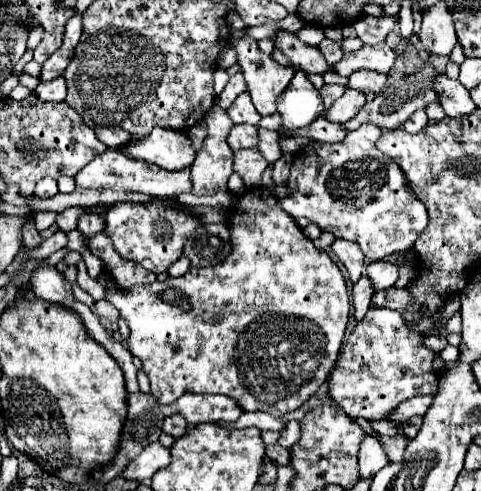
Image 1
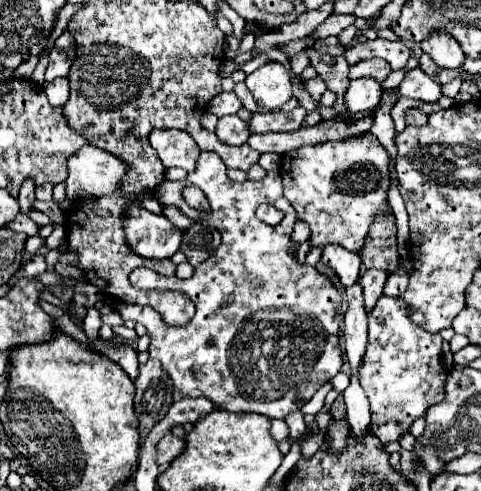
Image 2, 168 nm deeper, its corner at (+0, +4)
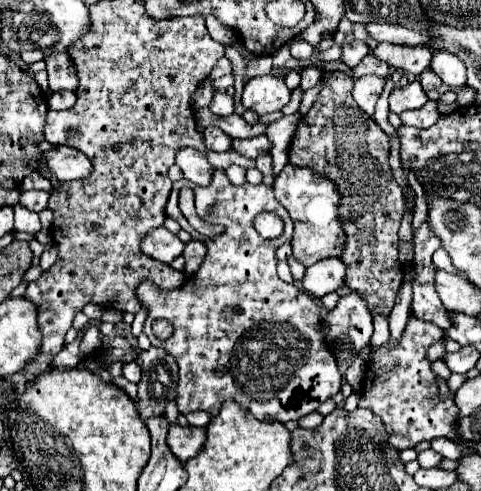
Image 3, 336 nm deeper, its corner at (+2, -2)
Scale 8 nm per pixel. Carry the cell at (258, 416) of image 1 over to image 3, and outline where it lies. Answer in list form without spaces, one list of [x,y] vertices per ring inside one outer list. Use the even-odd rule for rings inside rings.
[[[317,411],[312,412],[299,419],[299,426],[306,429],[315,429],[323,422],[324,417]]]

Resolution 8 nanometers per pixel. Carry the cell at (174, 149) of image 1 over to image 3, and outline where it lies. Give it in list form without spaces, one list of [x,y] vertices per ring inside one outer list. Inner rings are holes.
[[[182,148],[176,156],[176,164],[182,168],[184,178],[188,178],[190,182],[194,182],[198,186],[210,184],[214,168],[206,160],[204,152],[198,152],[194,148]]]

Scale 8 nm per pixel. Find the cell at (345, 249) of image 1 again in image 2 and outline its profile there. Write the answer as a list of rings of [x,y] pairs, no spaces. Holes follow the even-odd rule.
[[[336,244],[326,246],[322,252],[322,262],[336,270],[342,286],[346,286],[346,288],[352,286],[354,282],[358,282],[358,278],[360,278],[360,266],[362,266],[360,256],[344,250],[344,246],[336,246]]]

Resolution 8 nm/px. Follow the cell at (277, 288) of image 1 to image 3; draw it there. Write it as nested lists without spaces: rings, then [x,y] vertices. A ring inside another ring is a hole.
[[[216,170],[210,186],[196,186],[190,182],[184,182],[184,186],[190,186],[196,194],[196,212],[202,220],[208,224],[222,224],[226,226],[224,234],[216,238],[206,238],[198,234],[196,230],[188,228],[190,224],[186,222],[184,214],[178,208],[178,194],[182,188],[182,182],[174,182],[172,194],[166,206],[166,214],[174,218],[182,230],[188,230],[194,240],[200,240],[208,246],[208,256],[202,262],[200,270],[192,274],[180,288],[164,294],[158,288],[154,288],[152,282],[142,282],[138,286],[138,298],[144,306],[150,308],[150,314],[144,324],[144,332],[148,334],[152,346],[168,350],[180,368],[180,382],[178,382],[178,410],[182,414],[194,412],[194,410],[204,410],[210,416],[218,416],[222,404],[226,400],[234,400],[242,404],[246,410],[250,410],[258,420],[262,422],[288,422],[288,420],[298,420],[314,410],[328,398],[332,398],[340,390],[340,372],[338,364],[332,356],[332,352],[326,348],[322,342],[322,332],[320,332],[320,306],[310,294],[298,290],[292,284],[286,284],[278,278],[276,274],[276,250],[284,242],[292,238],[292,220],[284,206],[274,198],[274,190],[268,188],[266,184],[244,184],[244,186],[234,186],[226,178],[224,170]],[[208,206],[216,206],[212,212],[208,212]],[[262,212],[274,212],[280,218],[286,218],[284,232],[278,238],[266,240],[254,230],[254,218]],[[164,318],[172,324],[174,332],[168,340],[158,340],[152,334],[152,322]]]

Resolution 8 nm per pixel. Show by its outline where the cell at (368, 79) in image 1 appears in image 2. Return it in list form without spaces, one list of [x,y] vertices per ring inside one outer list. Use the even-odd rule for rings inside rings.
[[[380,58],[360,60],[358,64],[350,66],[350,80],[368,76],[368,78],[374,78],[376,82],[384,82],[388,74],[390,74],[390,66],[388,66],[388,62],[384,62]]]

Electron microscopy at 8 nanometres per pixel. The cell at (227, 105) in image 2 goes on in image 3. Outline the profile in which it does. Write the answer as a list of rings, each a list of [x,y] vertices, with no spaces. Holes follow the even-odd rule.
[[[214,92],[210,110],[216,116],[230,116],[234,112],[234,100],[232,100],[232,96],[226,94],[226,92]]]

